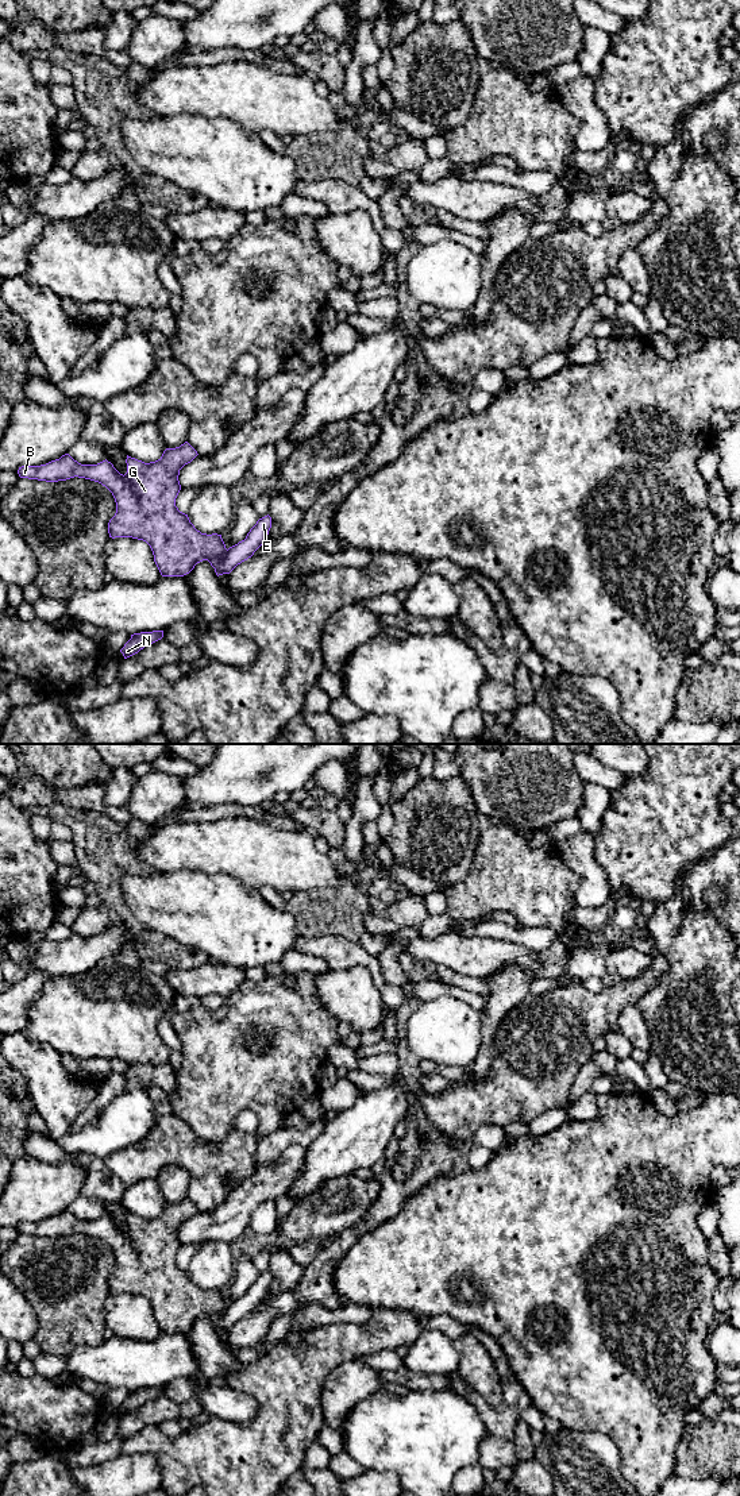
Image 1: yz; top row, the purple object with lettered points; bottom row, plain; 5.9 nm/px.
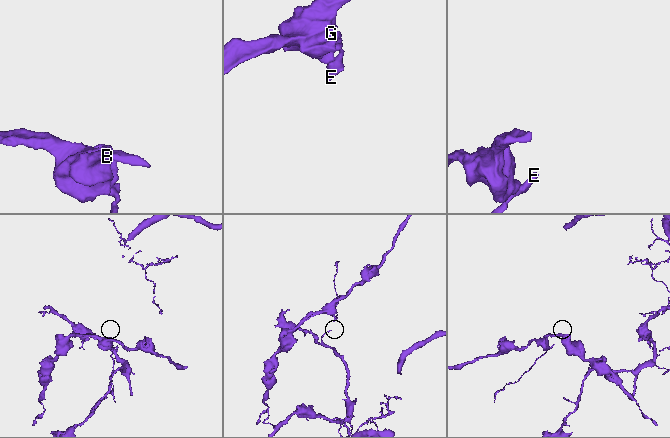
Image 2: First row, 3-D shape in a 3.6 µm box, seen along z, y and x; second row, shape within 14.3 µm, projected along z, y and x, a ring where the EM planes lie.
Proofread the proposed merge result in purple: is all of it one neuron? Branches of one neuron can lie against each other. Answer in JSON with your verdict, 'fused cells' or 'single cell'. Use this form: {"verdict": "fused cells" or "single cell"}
{"verdict": "fused cells"}

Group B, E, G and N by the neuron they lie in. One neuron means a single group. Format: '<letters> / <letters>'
B G / E N

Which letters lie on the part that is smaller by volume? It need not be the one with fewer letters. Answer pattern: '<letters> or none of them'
E, N

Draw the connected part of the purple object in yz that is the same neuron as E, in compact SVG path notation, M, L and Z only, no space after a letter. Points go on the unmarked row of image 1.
M267 1271L257 1277L246 1295L230 1303L223 1315L215 1323L216 1331L230 1330L238 1320L247 1316L266 1298L271 1284L271 1273Z

